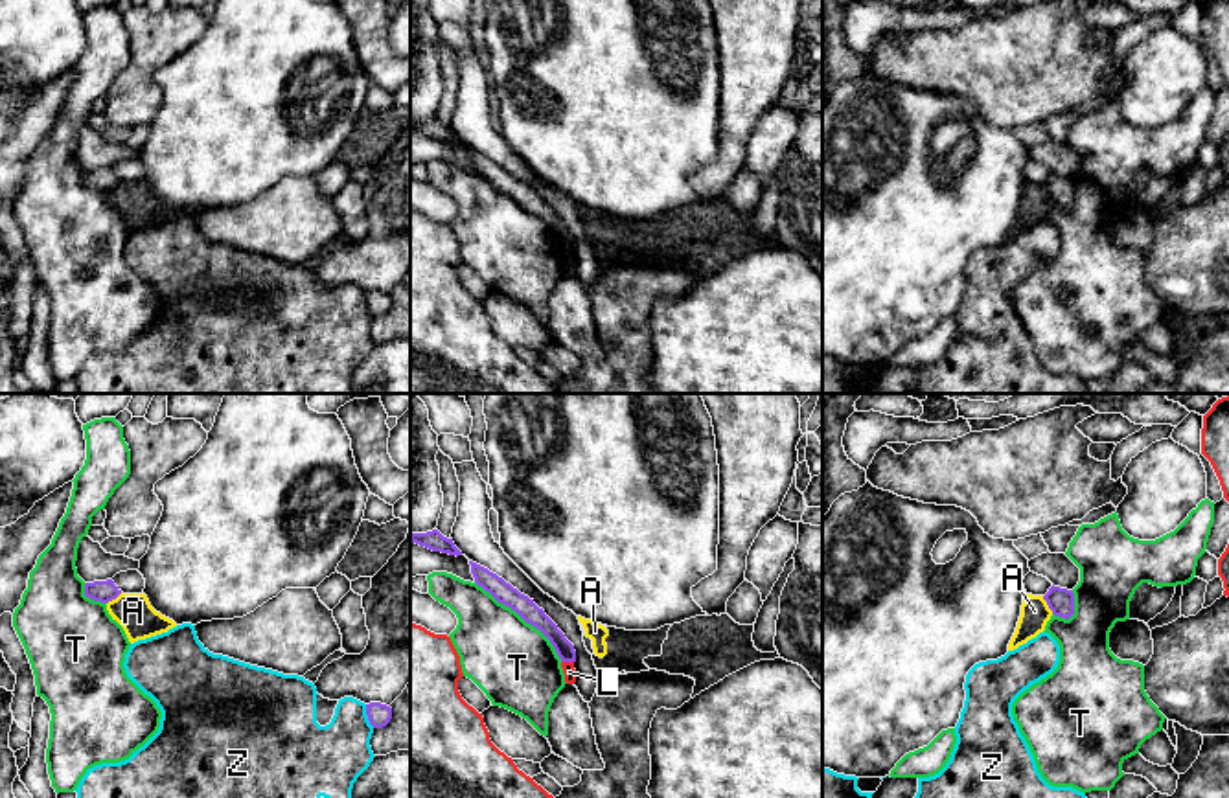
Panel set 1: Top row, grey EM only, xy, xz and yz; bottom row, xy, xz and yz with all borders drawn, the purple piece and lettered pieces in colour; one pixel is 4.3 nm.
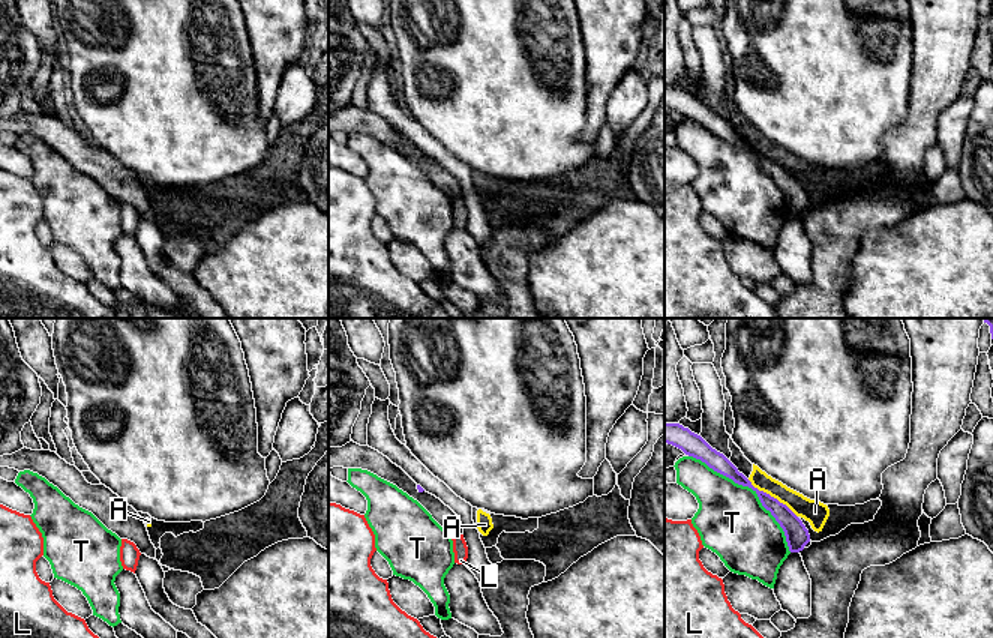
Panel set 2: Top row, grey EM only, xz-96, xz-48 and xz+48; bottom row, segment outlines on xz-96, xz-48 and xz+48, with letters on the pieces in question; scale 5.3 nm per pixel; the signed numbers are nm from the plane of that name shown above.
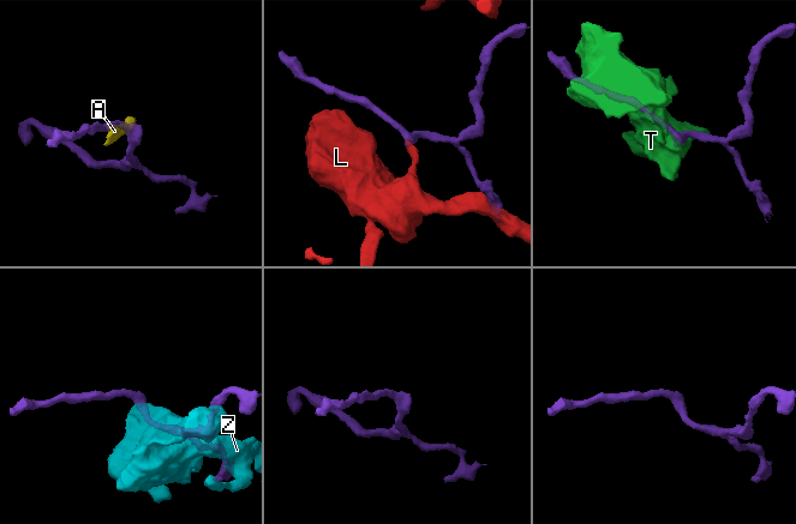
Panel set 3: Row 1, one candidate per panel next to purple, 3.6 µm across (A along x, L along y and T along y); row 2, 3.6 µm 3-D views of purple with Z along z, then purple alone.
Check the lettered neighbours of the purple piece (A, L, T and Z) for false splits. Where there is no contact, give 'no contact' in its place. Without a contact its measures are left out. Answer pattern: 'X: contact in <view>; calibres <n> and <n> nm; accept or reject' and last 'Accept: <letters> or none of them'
A: contact in yz; calibres 110 and 130 nm; reject
L: contact in xz; calibres 90 and 50 nm; reject
T: contact in xz; calibres 90 and 360 nm; reject
Z: contact in xy; calibres 100 and 300 nm; reject
Accept: none of them

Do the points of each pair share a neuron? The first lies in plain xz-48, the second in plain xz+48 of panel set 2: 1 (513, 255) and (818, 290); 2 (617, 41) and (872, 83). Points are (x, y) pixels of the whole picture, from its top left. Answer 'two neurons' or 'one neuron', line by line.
1: one neuron
2: two neurons

